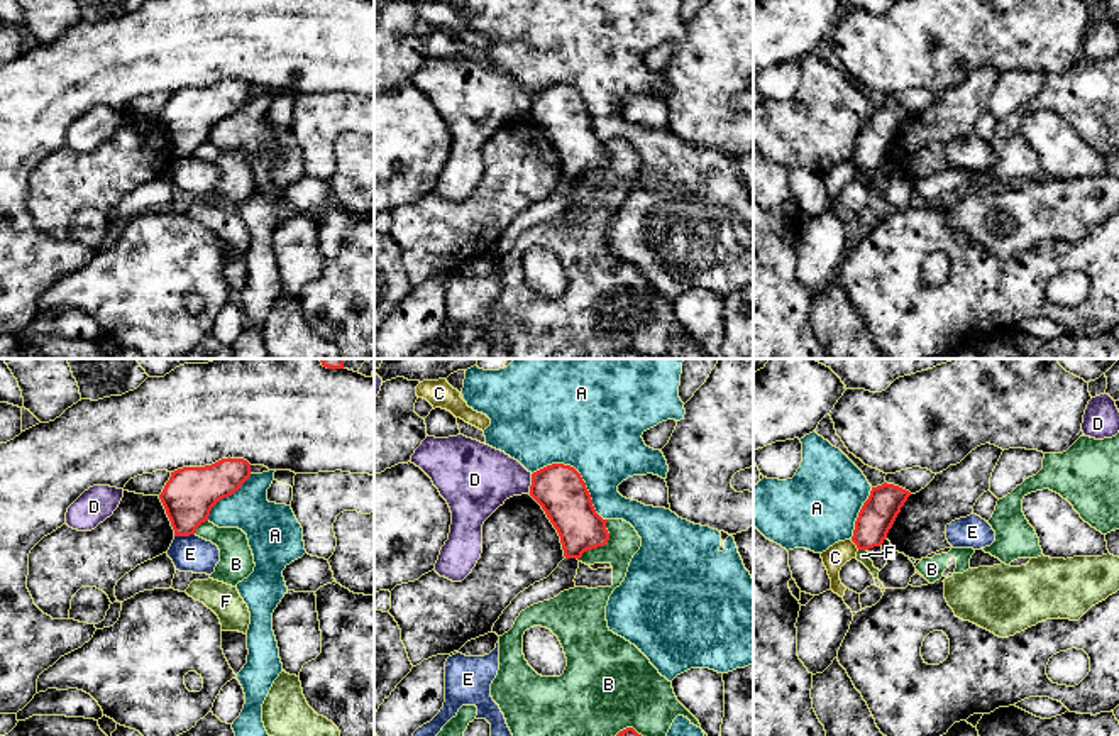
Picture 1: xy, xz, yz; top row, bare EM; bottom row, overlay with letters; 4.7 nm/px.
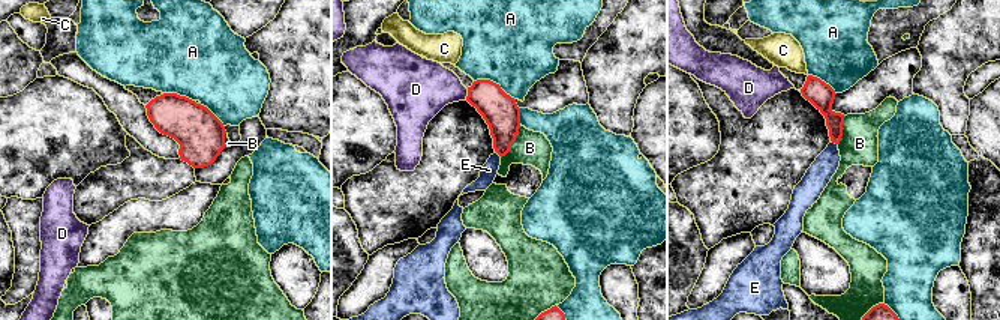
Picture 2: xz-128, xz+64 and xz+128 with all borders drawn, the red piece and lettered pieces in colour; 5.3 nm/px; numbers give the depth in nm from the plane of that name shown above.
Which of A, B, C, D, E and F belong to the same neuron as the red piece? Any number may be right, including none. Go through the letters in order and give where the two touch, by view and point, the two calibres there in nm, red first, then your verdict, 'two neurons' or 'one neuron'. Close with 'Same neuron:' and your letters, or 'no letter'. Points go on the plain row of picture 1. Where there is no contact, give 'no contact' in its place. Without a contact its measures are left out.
A: contact xz (579, 95); calibres 240 and 440 nm; two neurons
B: contact xz (603, 166); calibres 220 and 150 nm; two neurons
C: contact yz (855, 164); calibres 170 and 110 nm; two neurons
D: contact xz (532, 104); calibres 240 and 320 nm; two neurons
E: contact xy (183, 156); calibres 240 and 180 nm; two neurons
F: contact yz (862, 170); calibres 170 and 60 nm; two neurons
Same neuron: no letter

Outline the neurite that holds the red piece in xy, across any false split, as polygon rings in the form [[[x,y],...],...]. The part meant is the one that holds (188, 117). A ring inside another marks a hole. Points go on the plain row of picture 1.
[[[222,80],[205,88],[183,88],[171,93],[159,120],[174,151],[174,157],[195,156],[208,142],[212,129],[232,117],[251,98],[244,80]]]

